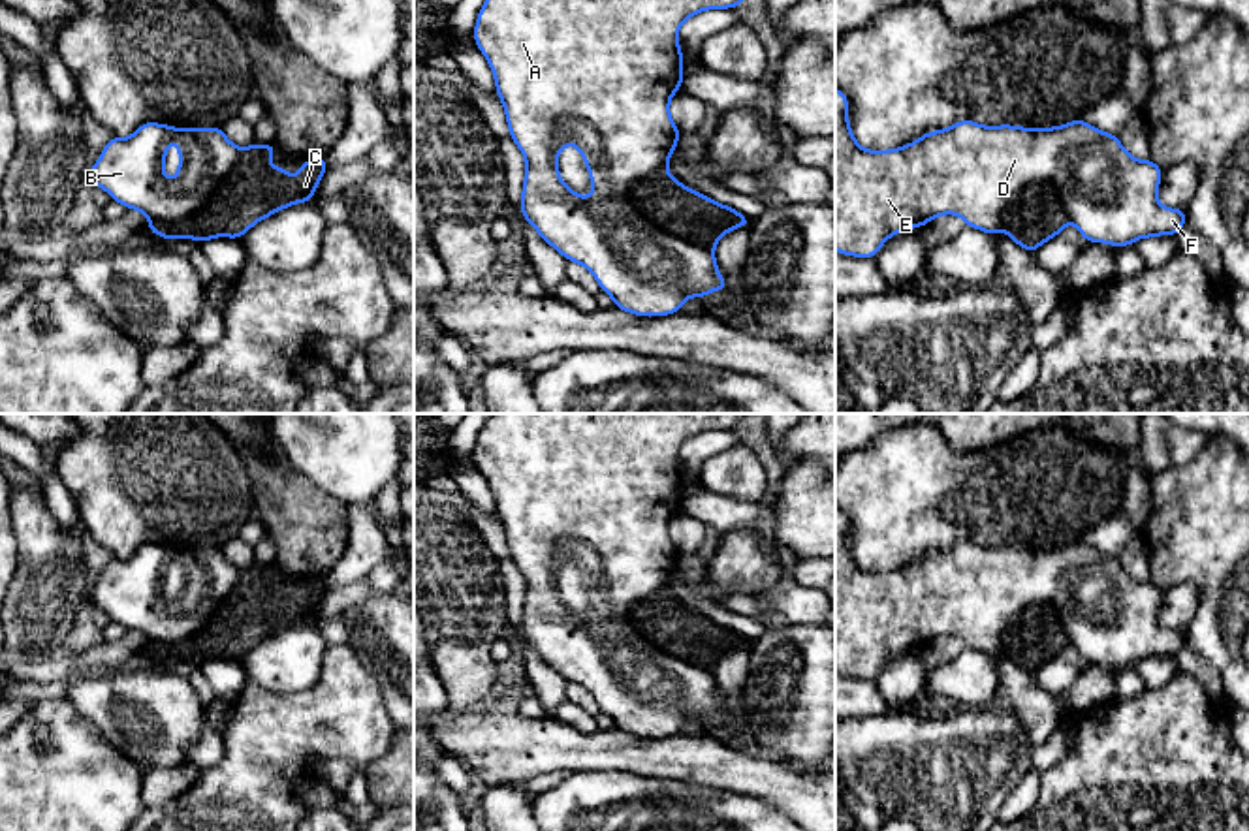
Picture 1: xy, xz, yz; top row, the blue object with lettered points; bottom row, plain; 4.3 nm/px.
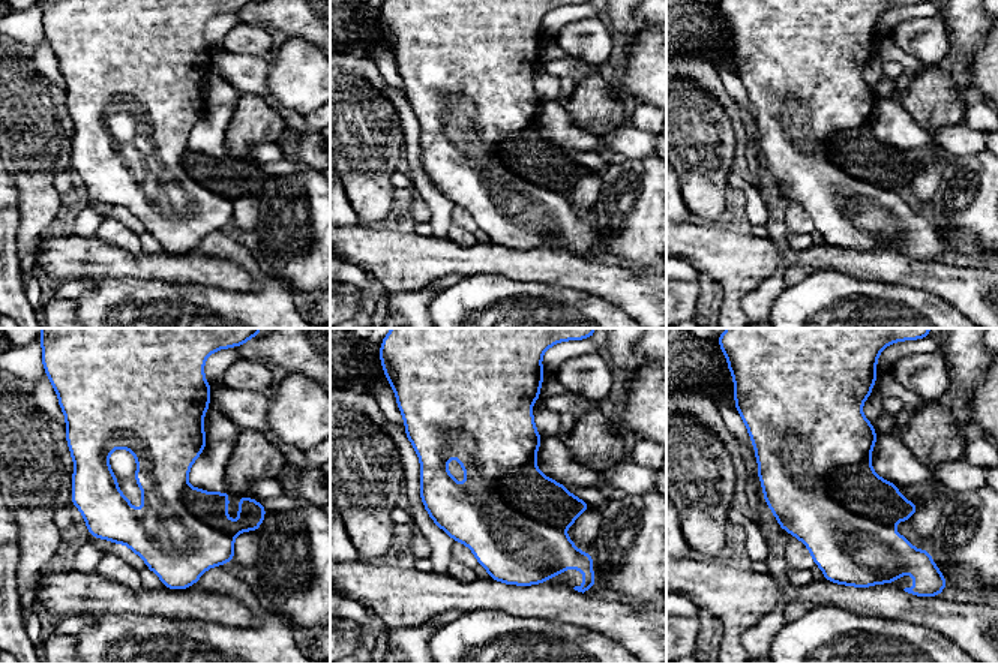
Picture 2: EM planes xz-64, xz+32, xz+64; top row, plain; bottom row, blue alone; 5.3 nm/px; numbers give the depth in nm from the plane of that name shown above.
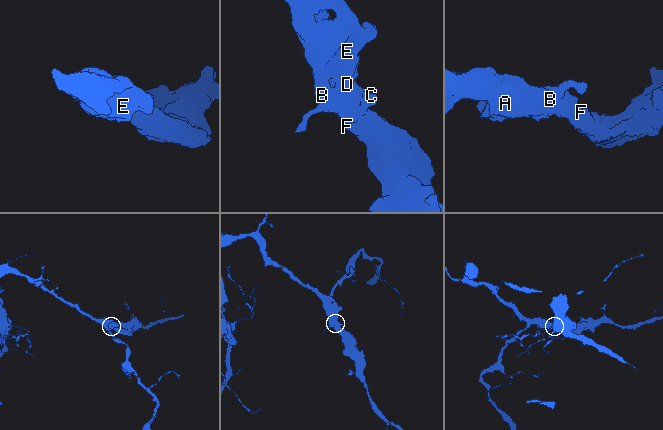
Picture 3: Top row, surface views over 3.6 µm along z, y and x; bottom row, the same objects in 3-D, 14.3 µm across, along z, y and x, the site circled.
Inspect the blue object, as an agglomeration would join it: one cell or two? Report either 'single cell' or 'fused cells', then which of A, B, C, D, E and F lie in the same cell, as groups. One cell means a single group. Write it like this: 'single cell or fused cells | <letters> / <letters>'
fused cells | A B D E F / C

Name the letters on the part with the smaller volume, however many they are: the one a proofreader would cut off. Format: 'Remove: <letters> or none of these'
Remove: C

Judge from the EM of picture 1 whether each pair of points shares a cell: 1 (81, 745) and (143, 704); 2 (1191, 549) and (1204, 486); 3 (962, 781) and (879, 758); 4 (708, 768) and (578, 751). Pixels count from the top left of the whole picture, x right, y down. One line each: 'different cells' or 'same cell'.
1: different cells
2: same cell
3: same cell
4: same cell

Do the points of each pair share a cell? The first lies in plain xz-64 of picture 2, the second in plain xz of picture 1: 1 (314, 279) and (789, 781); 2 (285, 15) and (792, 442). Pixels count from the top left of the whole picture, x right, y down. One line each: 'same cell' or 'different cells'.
1: different cells
2: same cell

